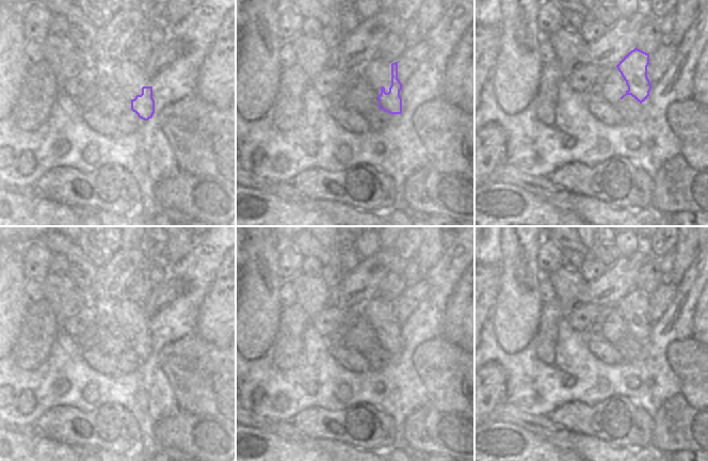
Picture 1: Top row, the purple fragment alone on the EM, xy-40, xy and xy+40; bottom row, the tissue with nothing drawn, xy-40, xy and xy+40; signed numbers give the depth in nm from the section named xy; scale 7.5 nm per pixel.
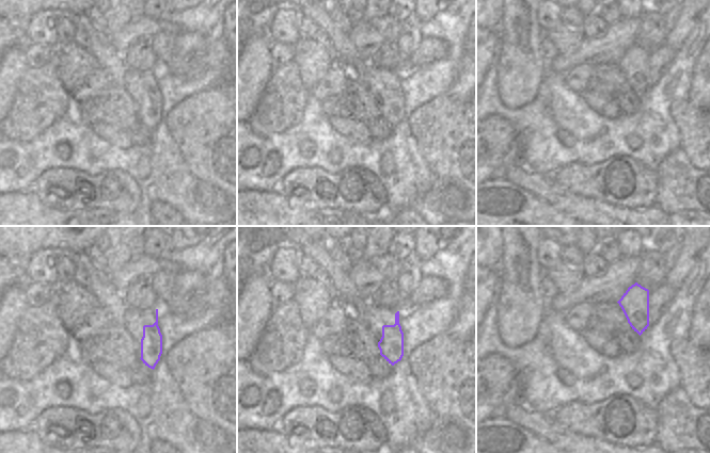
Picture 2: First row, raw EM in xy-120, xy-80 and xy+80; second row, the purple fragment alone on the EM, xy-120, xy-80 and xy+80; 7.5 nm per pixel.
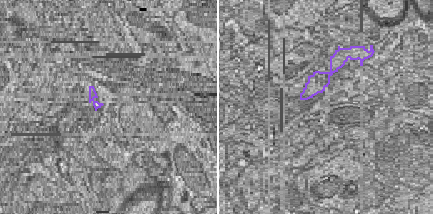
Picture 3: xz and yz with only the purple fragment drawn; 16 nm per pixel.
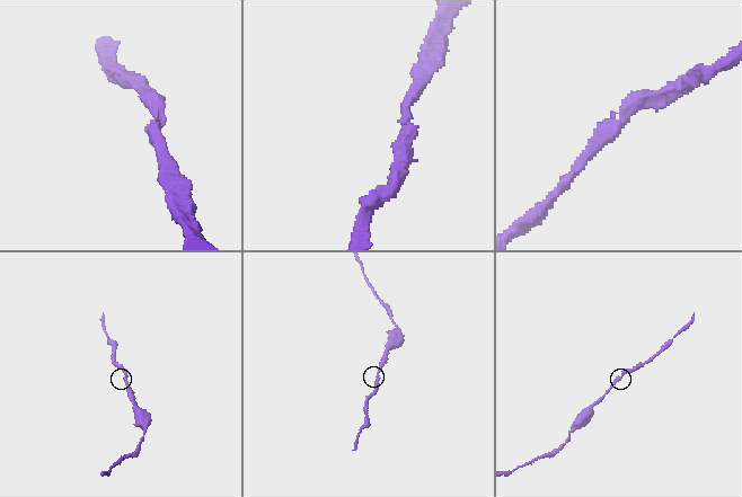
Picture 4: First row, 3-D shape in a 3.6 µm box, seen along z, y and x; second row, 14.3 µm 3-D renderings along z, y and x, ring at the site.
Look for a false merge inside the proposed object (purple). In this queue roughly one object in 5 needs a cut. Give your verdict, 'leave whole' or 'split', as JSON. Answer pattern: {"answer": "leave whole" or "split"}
{"answer": "leave whole"}

